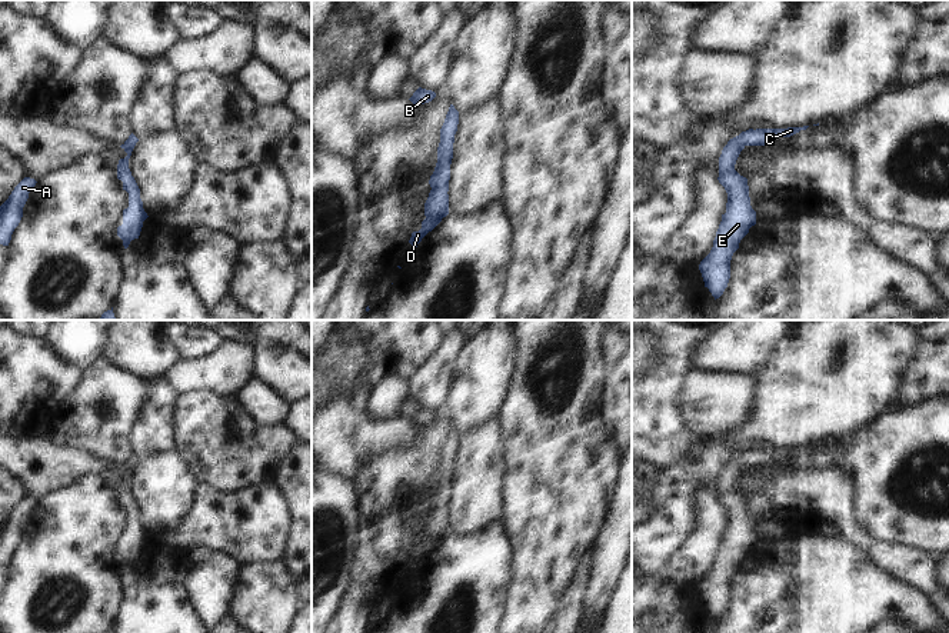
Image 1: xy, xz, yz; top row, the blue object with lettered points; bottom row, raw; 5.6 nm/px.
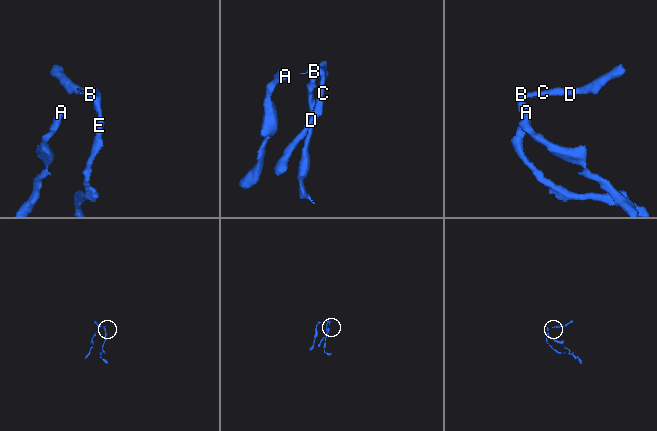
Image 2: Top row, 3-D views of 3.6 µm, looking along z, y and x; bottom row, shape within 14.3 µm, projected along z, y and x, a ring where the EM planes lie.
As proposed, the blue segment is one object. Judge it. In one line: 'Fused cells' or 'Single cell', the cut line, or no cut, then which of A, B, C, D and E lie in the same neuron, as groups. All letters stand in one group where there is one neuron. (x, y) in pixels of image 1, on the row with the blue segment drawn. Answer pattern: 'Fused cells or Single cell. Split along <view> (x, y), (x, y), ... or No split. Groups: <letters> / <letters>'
Single cell. No split. Groups: A B C D E.

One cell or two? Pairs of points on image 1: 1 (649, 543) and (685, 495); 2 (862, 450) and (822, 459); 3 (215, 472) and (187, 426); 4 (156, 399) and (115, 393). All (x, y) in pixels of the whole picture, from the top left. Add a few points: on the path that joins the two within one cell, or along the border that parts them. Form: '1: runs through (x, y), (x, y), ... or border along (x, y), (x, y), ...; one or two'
1: runs through (661, 532), (672, 519), (673, 506); one
2: border along (863, 429), (852, 443), (845, 460); two
3: runs through (215, 460), (215, 453), (199, 437); one
4: border along (150, 382), (137, 419), (130, 427); two

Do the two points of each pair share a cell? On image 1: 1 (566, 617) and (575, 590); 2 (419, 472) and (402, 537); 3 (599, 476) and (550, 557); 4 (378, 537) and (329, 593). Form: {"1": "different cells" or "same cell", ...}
{"1": "same cell", "2": "same cell", "3": "same cell", "4": "different cells"}

